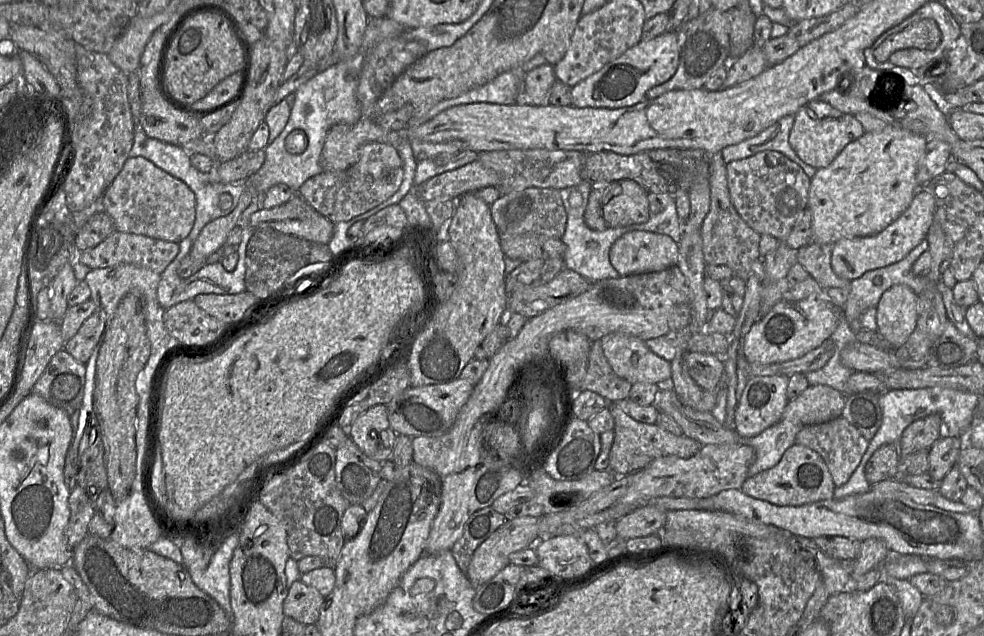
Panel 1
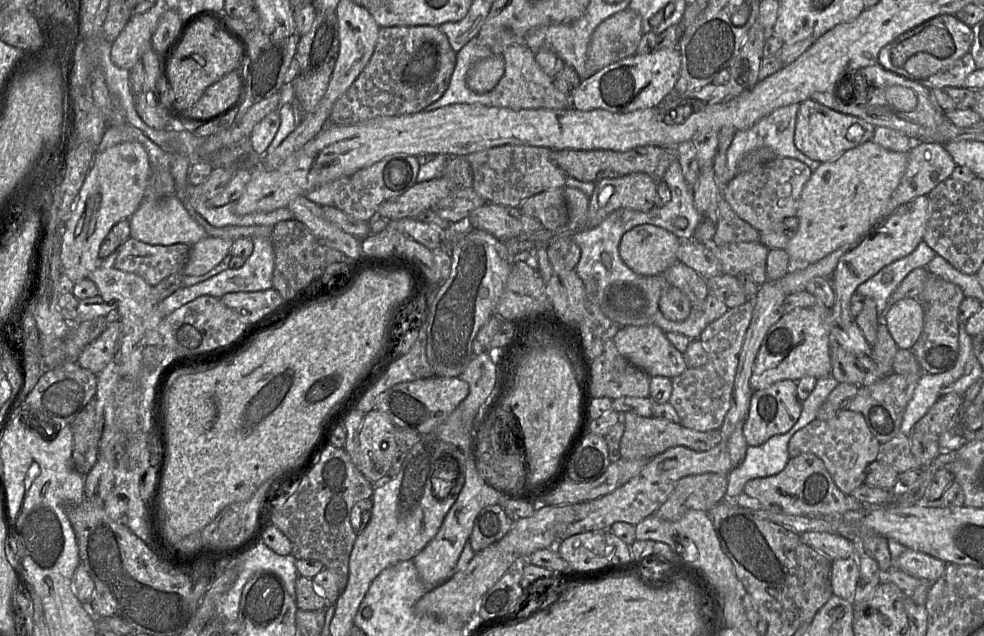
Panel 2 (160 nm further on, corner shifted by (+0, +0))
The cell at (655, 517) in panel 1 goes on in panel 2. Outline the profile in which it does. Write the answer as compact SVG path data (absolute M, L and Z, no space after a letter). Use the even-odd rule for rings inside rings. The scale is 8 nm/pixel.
M707 472L681 478L675 489L653 515L667 520L677 521L688 510L709 512L726 496L728 475Z

